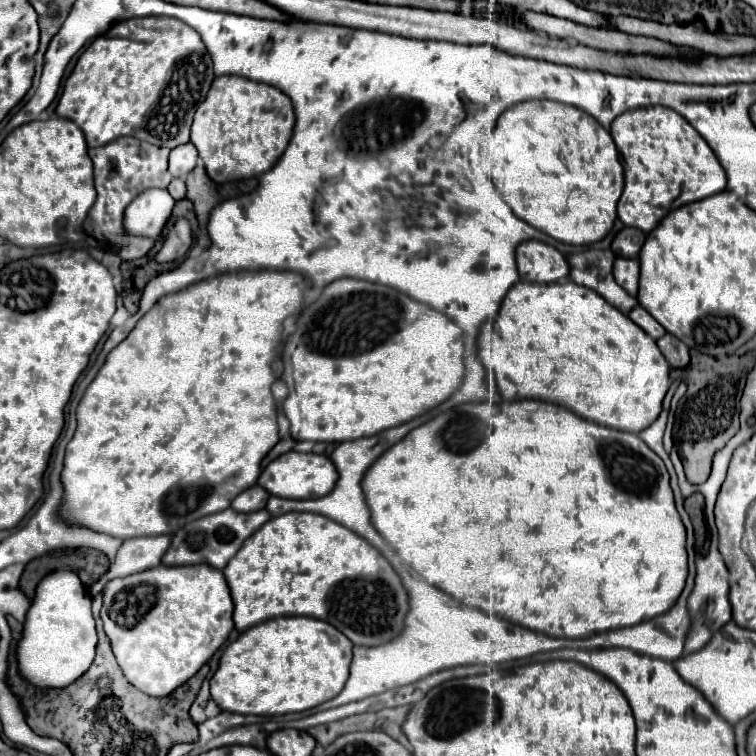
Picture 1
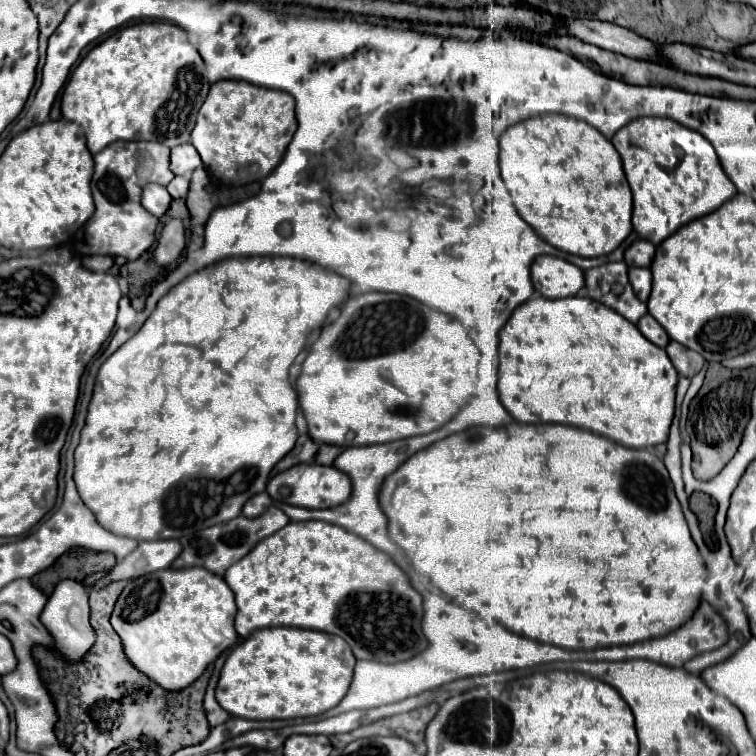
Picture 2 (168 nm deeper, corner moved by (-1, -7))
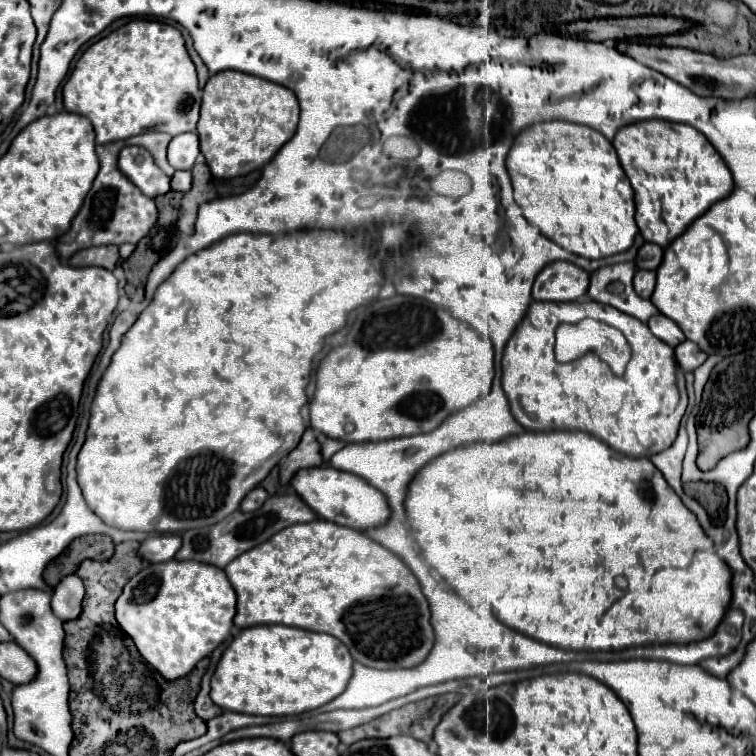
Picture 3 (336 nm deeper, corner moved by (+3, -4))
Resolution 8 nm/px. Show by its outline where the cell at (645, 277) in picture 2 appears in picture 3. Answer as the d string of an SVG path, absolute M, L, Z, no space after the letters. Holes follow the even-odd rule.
M637 270L633 284L635 284L635 292L641 298L651 298L653 288L655 288L655 272L653 270Z

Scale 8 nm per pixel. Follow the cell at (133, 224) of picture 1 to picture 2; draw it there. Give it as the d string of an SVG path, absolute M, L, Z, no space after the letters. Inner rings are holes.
M149 183L145 189L143 189L143 199L141 199L143 207L153 213L155 217L161 217L167 209L169 209L169 203L171 203L171 195L167 193L167 187L163 185L157 185L157 183Z

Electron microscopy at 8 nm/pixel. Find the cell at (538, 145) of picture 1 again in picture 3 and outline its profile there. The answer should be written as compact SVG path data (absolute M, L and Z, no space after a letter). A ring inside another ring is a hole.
M565 120L531 124L513 140L507 172L523 216L555 244L591 260L631 248L637 234L633 188L613 144L597 130Z

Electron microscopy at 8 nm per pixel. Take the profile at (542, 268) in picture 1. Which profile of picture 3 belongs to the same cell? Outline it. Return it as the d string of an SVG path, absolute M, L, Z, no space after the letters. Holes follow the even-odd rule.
M551 262L535 278L533 300L571 302L585 296L589 288L589 272L571 262Z

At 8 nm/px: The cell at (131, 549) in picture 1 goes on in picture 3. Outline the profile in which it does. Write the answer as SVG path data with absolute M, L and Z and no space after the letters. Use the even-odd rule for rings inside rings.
M149 536L139 544L139 558L149 560L149 562L167 562L175 556L175 552L181 546L181 538L179 536Z

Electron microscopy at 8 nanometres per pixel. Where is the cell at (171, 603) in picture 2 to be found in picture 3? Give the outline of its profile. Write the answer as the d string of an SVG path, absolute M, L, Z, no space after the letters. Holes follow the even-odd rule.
M195 560L149 564L123 588L115 604L119 626L133 638L139 654L165 680L187 676L195 664L225 642L233 628L237 596L225 572Z

